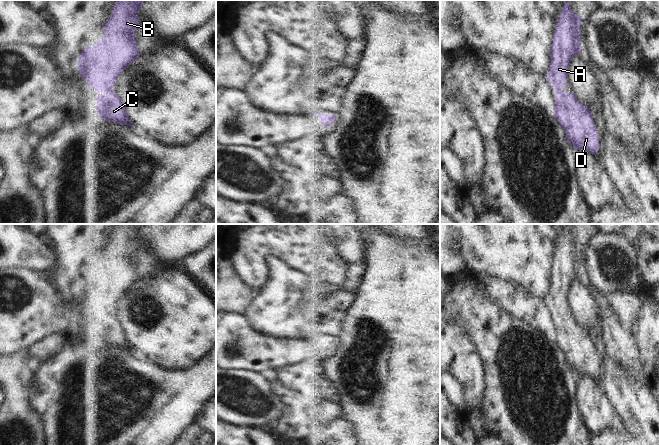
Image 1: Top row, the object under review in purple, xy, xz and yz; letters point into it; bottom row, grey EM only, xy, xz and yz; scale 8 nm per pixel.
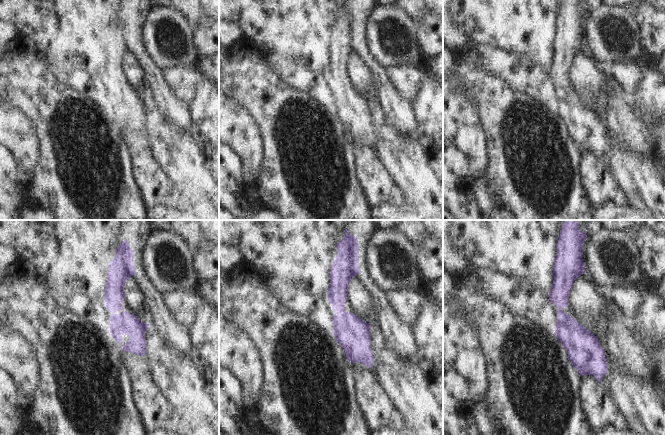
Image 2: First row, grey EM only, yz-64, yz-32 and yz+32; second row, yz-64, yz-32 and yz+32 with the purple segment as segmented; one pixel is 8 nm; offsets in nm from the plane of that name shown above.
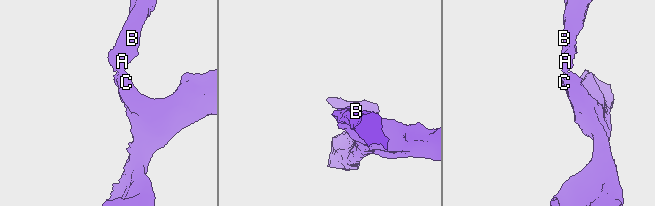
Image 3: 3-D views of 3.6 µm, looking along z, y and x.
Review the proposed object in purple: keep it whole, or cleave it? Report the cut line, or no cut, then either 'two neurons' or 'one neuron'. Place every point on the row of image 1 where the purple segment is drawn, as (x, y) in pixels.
cut none; one neuron

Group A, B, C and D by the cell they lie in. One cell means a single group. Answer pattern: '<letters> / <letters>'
A B C D

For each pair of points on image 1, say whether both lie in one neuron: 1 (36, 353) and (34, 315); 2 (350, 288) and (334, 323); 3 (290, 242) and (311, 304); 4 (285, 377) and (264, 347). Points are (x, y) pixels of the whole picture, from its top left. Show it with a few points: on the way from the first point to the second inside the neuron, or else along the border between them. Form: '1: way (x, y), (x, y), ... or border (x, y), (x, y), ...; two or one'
1: border (57, 334), (46, 335), (31, 346); two
2: way (345, 297), (334, 309), (334, 314); one
3: way (301, 257), (312, 268), (312, 289); one
4: border (300, 361), (281, 366), (275, 369), (271, 375); two

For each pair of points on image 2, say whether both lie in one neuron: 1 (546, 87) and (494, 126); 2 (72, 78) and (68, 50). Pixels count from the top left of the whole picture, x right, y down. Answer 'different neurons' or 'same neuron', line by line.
1: different neurons
2: different neurons

